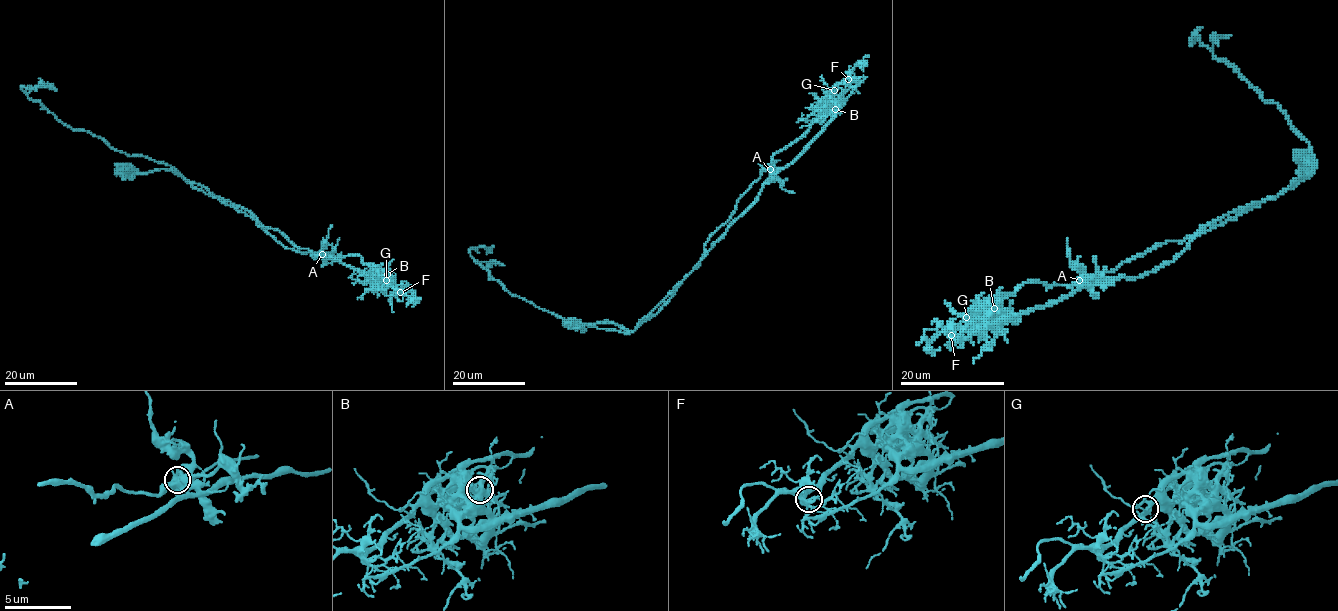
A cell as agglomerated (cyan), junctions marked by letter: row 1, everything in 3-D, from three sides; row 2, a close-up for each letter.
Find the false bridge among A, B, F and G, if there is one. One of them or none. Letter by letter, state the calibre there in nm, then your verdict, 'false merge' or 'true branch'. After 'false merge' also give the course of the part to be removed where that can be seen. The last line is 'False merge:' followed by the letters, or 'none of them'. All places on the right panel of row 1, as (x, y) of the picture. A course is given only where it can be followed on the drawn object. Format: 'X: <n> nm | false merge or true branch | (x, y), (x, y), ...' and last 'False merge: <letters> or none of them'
A: 440 nm | true branch
B: 480 nm | false merge | (994, 308), (1027, 282), (1073, 286), (1113, 271), (1315, 168), (1276, 103), (1193, 42), (1203, 27)
F: 280 nm | true branch
G: 320 nm | true branch
False merge: B

